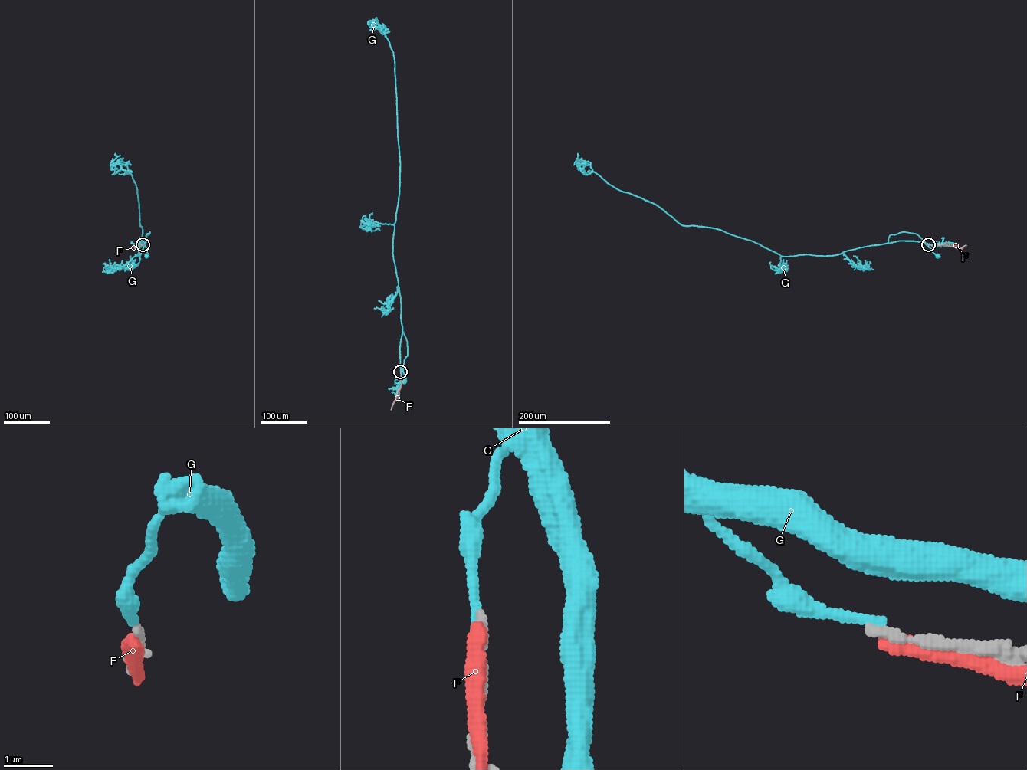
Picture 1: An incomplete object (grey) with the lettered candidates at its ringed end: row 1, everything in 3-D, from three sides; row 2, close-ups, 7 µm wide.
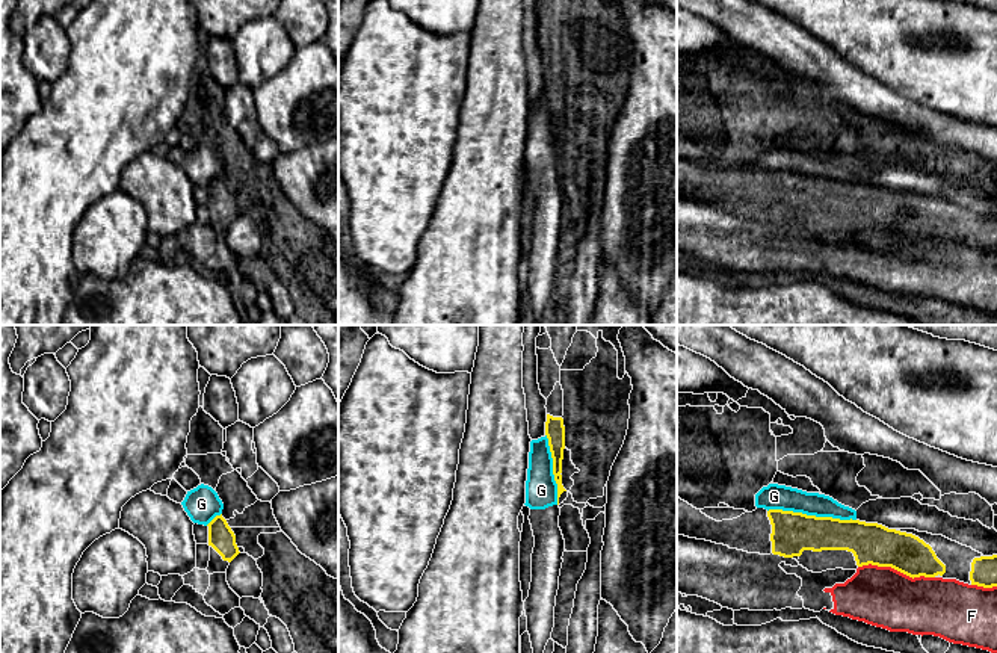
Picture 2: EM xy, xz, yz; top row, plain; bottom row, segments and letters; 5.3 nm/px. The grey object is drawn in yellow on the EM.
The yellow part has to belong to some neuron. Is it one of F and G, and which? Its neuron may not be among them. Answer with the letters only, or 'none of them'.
none of them

